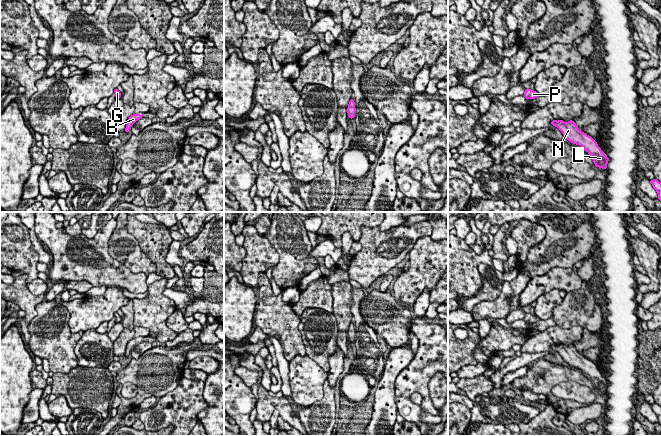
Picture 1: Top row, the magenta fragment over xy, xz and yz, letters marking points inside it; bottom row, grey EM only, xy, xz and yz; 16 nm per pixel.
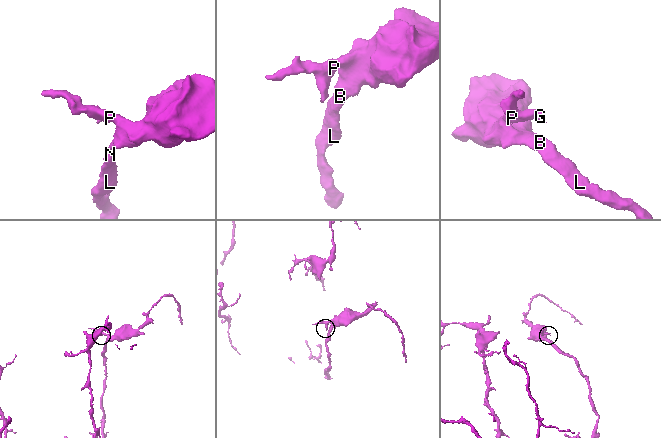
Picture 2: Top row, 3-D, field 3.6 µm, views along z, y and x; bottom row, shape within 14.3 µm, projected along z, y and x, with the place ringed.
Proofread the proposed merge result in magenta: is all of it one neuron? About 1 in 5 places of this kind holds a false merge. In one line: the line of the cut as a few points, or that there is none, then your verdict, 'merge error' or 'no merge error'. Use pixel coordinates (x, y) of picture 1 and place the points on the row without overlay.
no cut | no merge error

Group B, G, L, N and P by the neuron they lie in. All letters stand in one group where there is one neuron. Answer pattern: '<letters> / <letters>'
B G L N P

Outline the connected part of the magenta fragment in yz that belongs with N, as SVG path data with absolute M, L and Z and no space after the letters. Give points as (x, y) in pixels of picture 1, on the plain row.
M553 344L551 349L557 351L564 361L571 367L581 370L592 382L596 391L607 393L609 382L598 370L597 366L579 353L572 344L565 347L563 344Z

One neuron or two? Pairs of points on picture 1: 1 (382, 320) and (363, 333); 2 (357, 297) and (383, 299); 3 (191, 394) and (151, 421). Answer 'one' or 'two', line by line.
1: two
2: two
3: one

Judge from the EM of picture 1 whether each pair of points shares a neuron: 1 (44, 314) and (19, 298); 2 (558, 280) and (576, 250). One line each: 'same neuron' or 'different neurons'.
1: different neurons
2: different neurons

